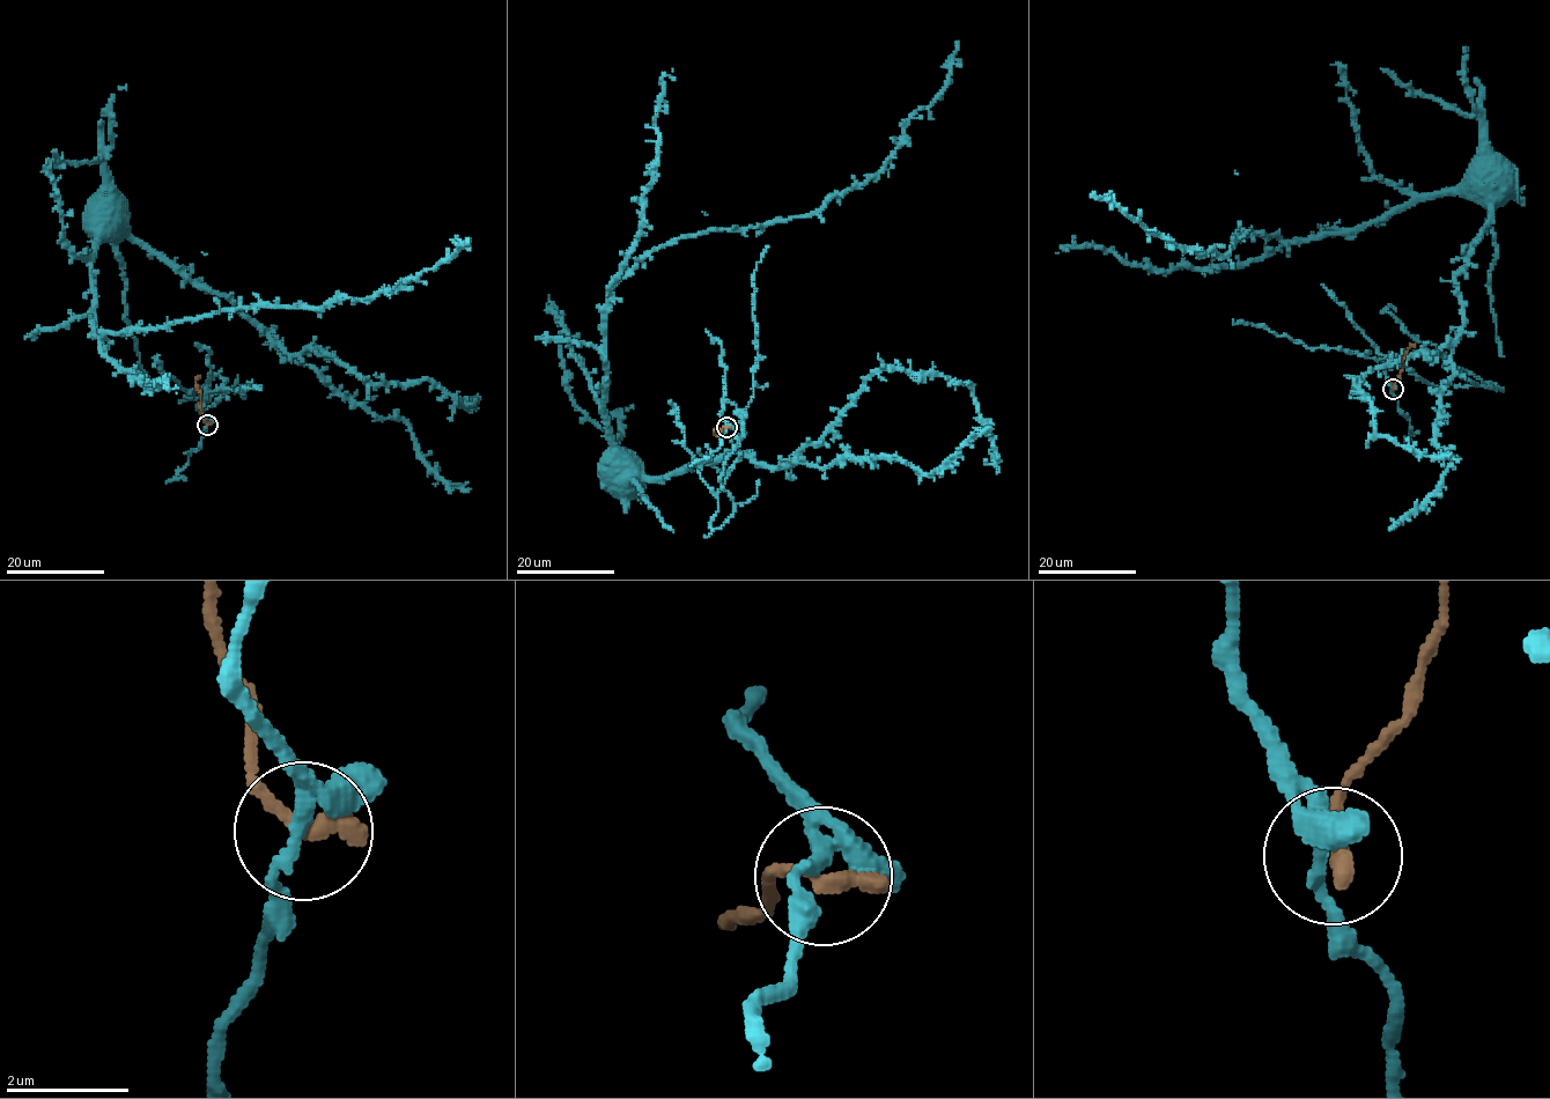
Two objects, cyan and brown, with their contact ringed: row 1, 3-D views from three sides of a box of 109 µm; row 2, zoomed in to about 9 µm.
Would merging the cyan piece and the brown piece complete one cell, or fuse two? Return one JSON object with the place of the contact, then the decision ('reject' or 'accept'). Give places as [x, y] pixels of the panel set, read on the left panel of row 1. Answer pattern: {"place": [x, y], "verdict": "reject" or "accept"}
{"place": [207, 425], "verdict": "reject"}

